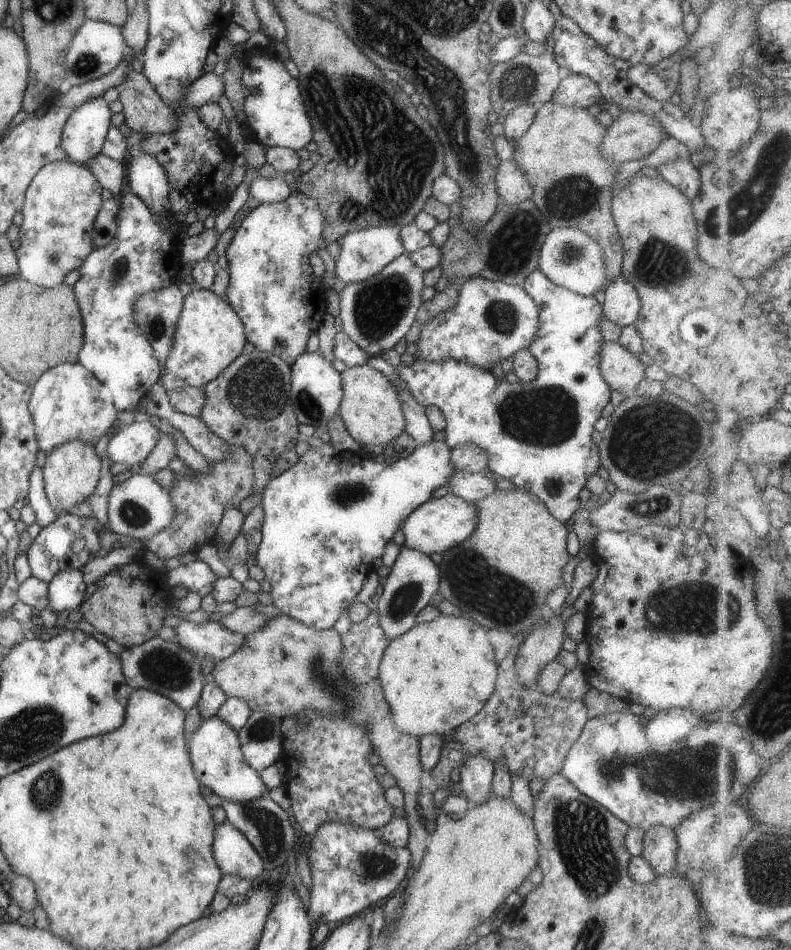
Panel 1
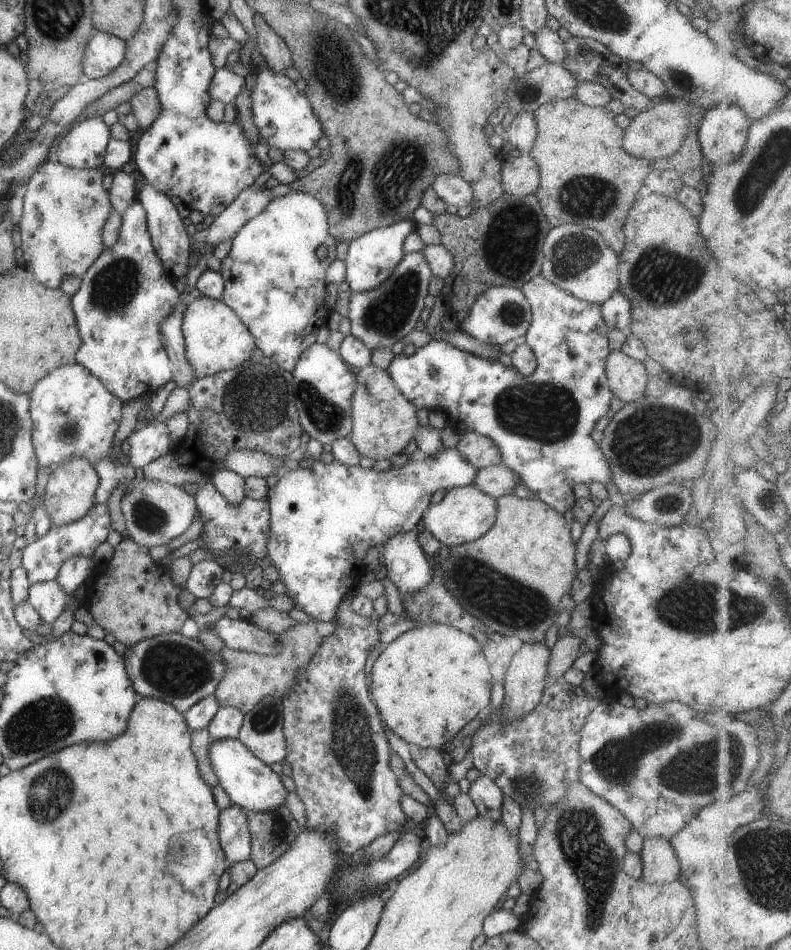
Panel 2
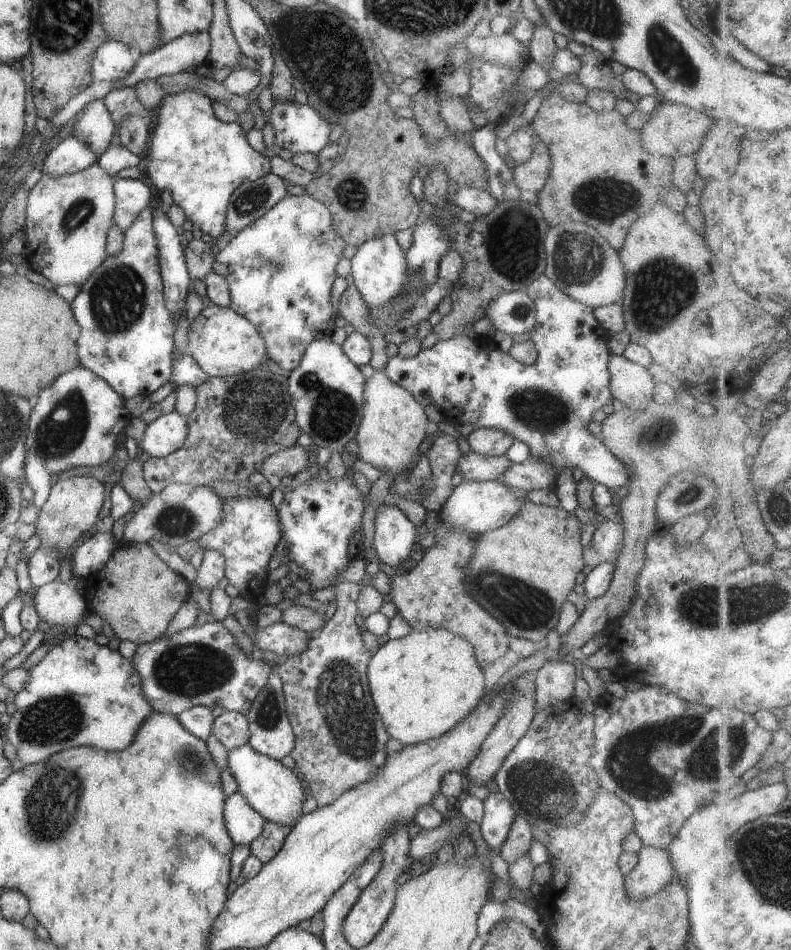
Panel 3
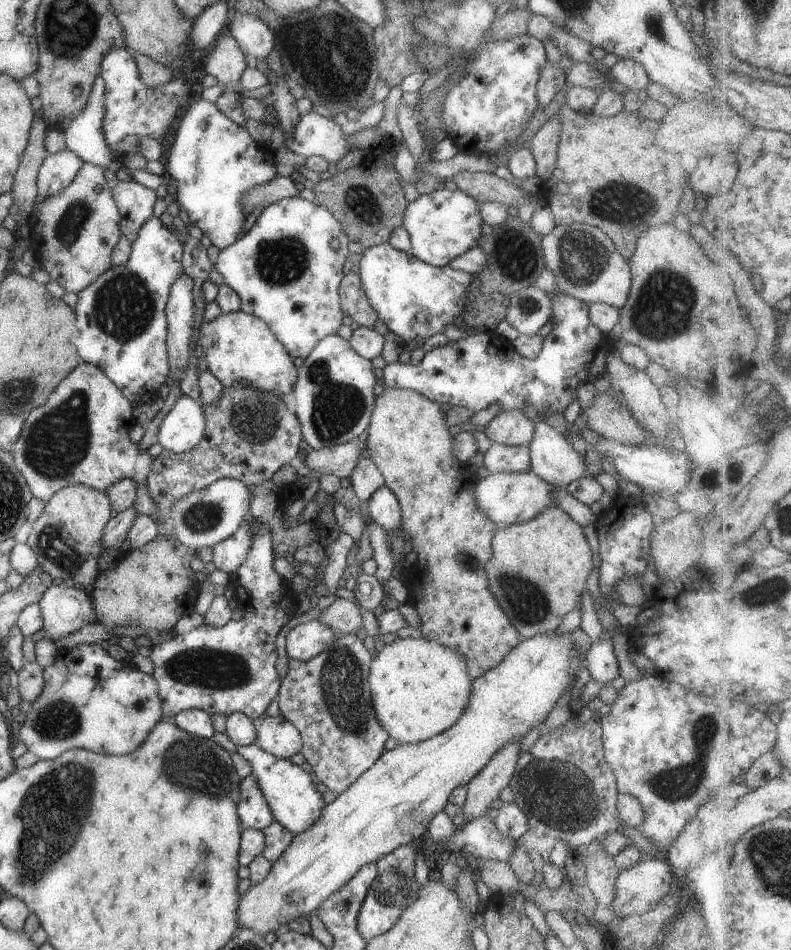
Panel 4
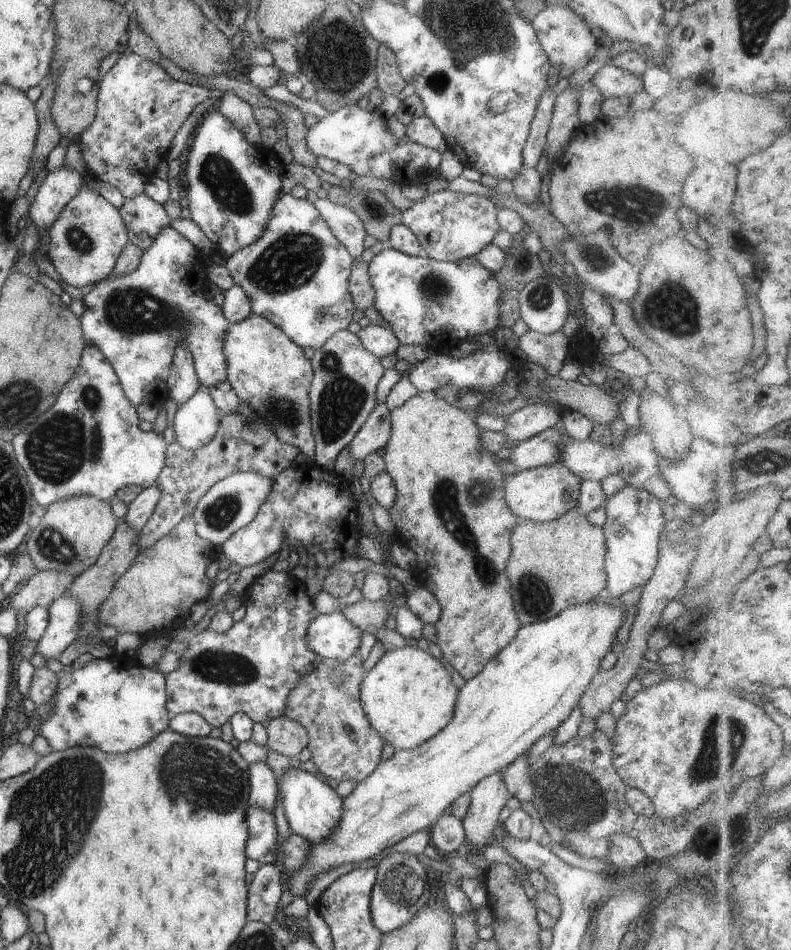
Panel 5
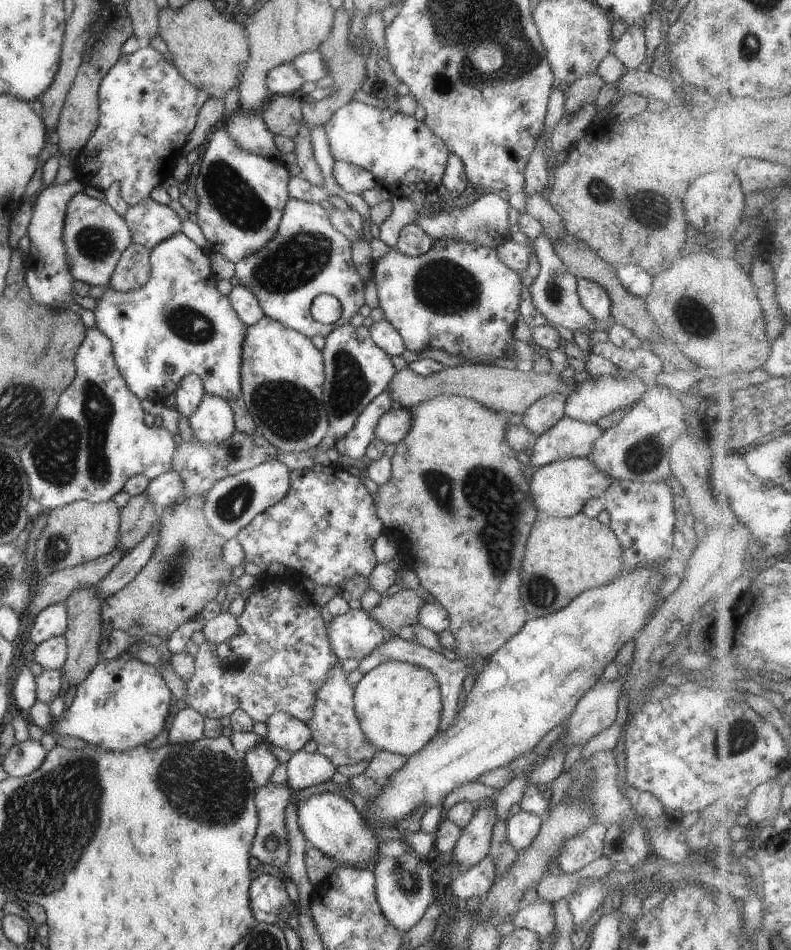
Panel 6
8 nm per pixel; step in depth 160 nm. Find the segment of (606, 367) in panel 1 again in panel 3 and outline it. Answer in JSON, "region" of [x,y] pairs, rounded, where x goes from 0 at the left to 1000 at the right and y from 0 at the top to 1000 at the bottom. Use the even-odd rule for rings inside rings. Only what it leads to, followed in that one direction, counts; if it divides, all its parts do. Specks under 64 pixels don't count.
{"region":[[[772,373],[767,387],[772,417],[783,421],[788,427],[810,433],[827,423],[823,414],[827,402],[817,387],[790,379],[788,374]]]}

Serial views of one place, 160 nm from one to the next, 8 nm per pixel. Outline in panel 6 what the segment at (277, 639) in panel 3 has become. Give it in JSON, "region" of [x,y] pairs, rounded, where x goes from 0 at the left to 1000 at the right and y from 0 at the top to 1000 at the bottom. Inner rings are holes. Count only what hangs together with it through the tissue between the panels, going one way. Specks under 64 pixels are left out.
{"region":[[[456,640],[421,649],[412,666],[429,697],[436,693],[455,696],[485,675],[502,669],[499,663],[484,661]]]}

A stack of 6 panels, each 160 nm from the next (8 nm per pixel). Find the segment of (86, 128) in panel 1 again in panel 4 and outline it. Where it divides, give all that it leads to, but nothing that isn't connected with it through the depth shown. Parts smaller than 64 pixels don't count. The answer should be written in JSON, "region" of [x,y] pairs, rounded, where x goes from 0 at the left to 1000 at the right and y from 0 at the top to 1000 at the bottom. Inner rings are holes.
{"region":[[[87,158],[61,162],[51,173],[46,185],[47,212],[63,207],[86,195],[97,180],[102,168]]]}

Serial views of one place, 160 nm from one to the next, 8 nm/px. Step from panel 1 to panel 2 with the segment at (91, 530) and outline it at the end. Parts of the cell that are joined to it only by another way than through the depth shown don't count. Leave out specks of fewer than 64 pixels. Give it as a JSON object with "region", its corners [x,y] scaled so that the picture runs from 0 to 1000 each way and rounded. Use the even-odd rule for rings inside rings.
{"region":[[[133,529],[118,532],[100,547],[83,553],[64,553],[57,564],[28,577],[25,596],[29,597],[38,615],[70,611],[75,597],[88,585],[115,586],[118,579],[133,569],[138,562],[138,537]]]}

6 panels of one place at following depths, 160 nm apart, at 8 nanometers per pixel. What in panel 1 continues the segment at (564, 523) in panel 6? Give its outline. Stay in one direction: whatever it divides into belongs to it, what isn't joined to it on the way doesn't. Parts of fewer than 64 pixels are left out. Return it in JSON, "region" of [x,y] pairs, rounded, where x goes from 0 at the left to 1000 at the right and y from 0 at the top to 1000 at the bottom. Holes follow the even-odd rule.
{"region":[[[627,514],[598,531],[603,538],[602,555],[588,568],[558,582],[552,622],[585,647],[614,663],[647,668],[657,665],[666,669],[692,644],[689,628],[709,615],[709,598],[721,589],[714,580],[716,554],[694,541],[679,522],[654,514],[649,517]]]}

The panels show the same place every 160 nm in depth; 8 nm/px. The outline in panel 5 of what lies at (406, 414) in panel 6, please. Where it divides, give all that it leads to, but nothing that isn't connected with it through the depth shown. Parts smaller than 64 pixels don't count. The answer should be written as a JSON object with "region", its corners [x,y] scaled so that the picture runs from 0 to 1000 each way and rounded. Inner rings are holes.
{"region":[[[487,424],[475,425],[441,467],[441,476],[448,486],[459,485],[465,478],[485,472],[492,460],[493,433]]]}

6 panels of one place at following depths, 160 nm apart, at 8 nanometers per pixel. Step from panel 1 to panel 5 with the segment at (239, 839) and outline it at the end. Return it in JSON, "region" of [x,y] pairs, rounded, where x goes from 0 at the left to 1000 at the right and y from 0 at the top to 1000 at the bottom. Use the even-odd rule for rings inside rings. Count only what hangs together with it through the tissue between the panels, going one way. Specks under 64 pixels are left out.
{"region":[[[325,801],[314,805],[312,813],[316,827],[314,848],[344,855],[351,832],[345,812],[334,801]]]}

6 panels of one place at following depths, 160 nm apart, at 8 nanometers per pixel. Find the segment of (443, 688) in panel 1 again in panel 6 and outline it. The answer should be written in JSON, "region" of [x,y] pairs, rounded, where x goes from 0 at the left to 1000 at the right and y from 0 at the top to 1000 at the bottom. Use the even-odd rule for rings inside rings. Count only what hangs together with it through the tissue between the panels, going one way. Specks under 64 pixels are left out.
{"region":[[[508,696],[474,700],[446,723],[446,745],[459,775],[475,789],[517,797],[549,777],[556,759],[556,724],[540,704]]]}

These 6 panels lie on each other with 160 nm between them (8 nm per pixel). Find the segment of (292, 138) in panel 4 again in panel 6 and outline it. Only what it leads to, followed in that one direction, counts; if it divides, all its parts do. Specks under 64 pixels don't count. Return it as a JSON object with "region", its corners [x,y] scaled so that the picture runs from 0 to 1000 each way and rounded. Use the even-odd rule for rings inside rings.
{"region":[[[444,105],[413,125],[408,136],[424,169],[451,174],[477,187],[487,187],[489,194],[482,195],[485,198],[512,183],[517,183],[515,207],[522,201],[550,206],[552,197],[559,194],[559,183],[569,160],[536,127],[522,121]]]}

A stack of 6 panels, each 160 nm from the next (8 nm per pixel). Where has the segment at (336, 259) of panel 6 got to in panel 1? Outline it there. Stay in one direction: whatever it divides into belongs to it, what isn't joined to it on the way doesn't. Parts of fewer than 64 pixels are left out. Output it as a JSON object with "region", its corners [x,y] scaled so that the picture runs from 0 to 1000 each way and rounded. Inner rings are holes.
{"region":[[[370,201],[360,211],[327,214],[306,231],[284,263],[290,295],[284,318],[305,337],[312,360],[321,366],[351,375],[365,385],[386,368],[391,354],[396,354],[412,328],[406,294],[398,293],[391,271],[406,254],[408,226],[398,211],[381,201]]]}

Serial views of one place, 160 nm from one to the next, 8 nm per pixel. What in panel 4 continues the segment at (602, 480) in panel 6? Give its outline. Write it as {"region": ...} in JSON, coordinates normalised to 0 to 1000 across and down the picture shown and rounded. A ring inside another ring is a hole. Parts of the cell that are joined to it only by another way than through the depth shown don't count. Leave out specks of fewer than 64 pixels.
{"region":[[[664,496],[657,498],[621,498],[601,508],[599,529],[631,555],[649,551],[660,551],[678,544],[689,534],[702,533],[697,524],[700,512],[685,506],[676,498]]]}

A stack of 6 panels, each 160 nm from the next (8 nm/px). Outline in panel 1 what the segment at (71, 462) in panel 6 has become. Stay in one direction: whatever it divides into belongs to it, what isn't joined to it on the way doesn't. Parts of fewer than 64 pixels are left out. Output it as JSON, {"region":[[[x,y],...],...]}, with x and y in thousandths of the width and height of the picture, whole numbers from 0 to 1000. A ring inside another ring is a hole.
{"region":[[[99,381],[75,382],[44,401],[35,421],[49,474],[59,478],[72,468],[100,463],[118,469],[148,441],[139,413]]]}

